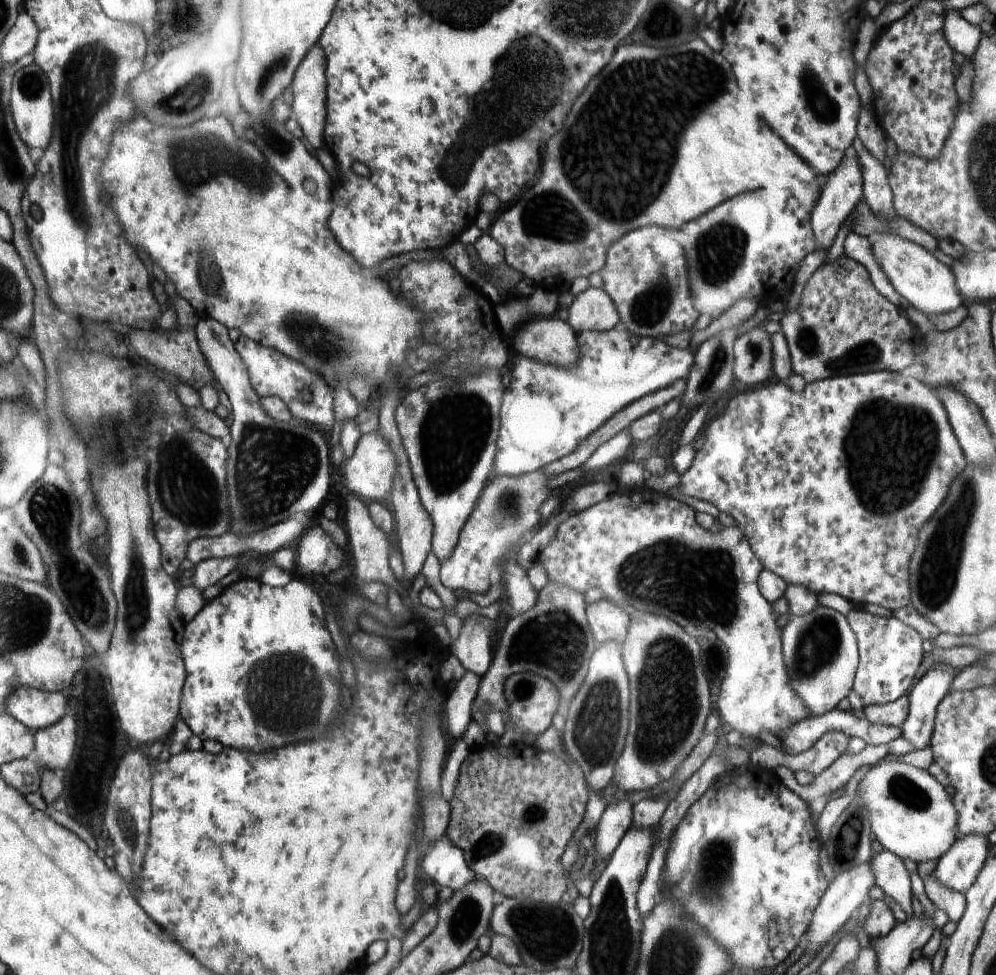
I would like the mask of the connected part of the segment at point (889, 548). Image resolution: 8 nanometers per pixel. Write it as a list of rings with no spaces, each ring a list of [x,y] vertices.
[[[890,370],[814,381],[797,392],[788,388],[785,382],[762,386],[760,390],[755,389],[732,398],[724,408],[723,416],[710,423],[705,433],[705,443],[695,452],[690,468],[680,474],[680,484],[676,488],[686,496],[709,501],[719,512],[730,514],[735,526],[745,534],[754,554],[757,554],[758,560],[765,566],[764,569],[780,576],[787,585],[798,584],[817,596],[836,594],[849,600],[855,607],[877,604],[888,610],[898,610],[911,605],[908,566],[918,544],[918,534],[940,508],[954,480],[966,470],[966,458],[954,436],[955,431],[950,426],[951,422],[948,422],[949,416],[946,416],[942,403],[936,398],[934,389],[921,379]]]

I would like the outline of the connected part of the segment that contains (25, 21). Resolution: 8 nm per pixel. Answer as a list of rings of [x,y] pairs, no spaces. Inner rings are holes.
[[[25,9],[22,10],[16,26],[1,45],[2,62],[16,64],[26,54],[35,52],[40,40],[40,29],[36,19]]]

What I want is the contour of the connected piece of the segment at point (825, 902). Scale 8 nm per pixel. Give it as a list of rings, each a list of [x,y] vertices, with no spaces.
[[[870,860],[837,874],[836,878],[831,881],[829,890],[826,890],[822,897],[822,902],[817,906],[814,913],[814,922],[810,922],[810,934],[806,934],[808,936],[808,946],[805,950],[808,952],[818,950],[832,934],[842,928],[852,916],[852,912],[857,910],[869,898],[868,892],[876,884],[876,880],[872,870],[870,870]]]

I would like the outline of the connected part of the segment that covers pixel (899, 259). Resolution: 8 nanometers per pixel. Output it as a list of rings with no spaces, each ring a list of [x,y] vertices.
[[[888,232],[871,242],[870,248],[885,278],[890,280],[894,290],[916,310],[928,316],[938,316],[938,314],[948,314],[962,306],[962,296],[954,282],[954,274],[950,267],[942,264],[934,254],[920,245]]]

